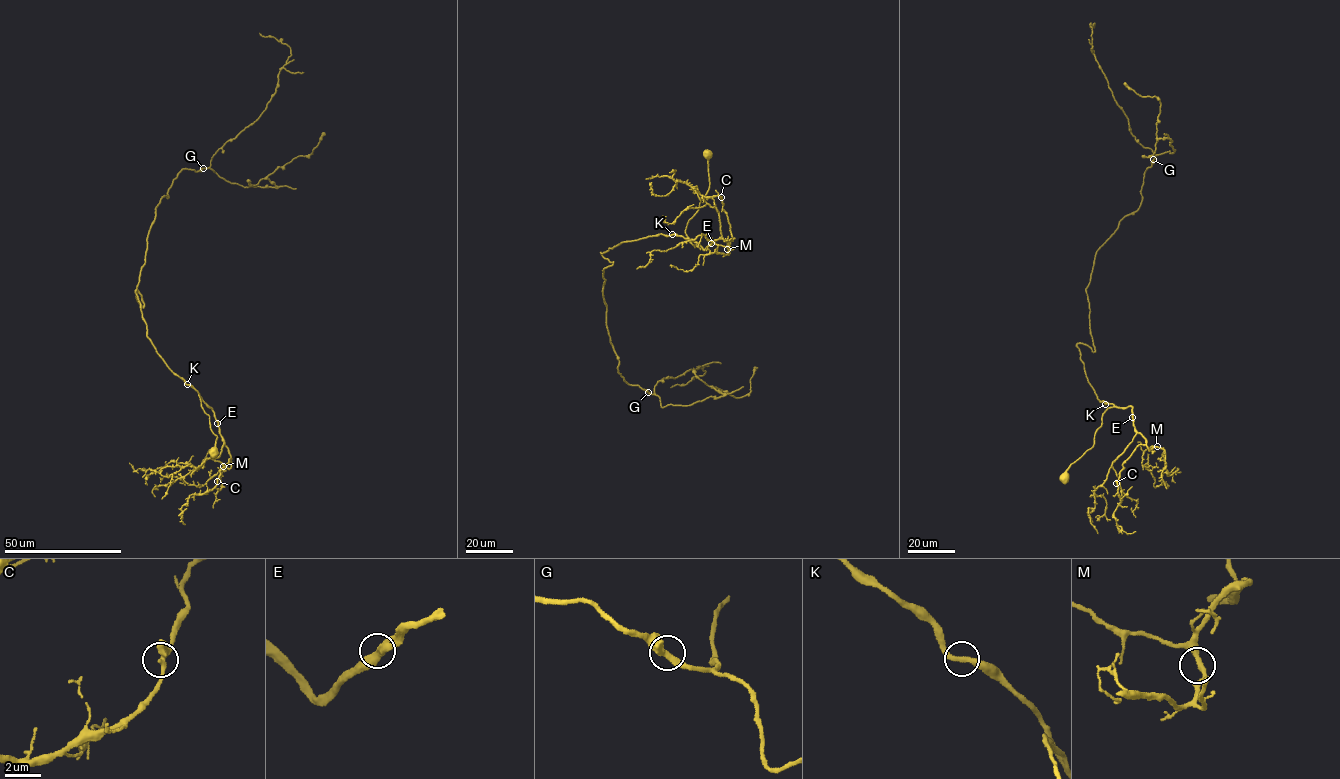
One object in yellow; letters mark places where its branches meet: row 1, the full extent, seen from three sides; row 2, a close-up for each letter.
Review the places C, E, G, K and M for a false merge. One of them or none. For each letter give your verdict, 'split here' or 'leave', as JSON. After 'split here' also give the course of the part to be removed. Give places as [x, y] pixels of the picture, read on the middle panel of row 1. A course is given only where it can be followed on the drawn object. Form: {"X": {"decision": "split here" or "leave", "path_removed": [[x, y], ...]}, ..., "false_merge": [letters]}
{"C": {"decision": "leave"}, "E": {"decision": "leave"}, "G": {"decision": "leave"}, "K": {"decision": "leave"}, "M": {"decision": "leave"}, "false_merge": []}

